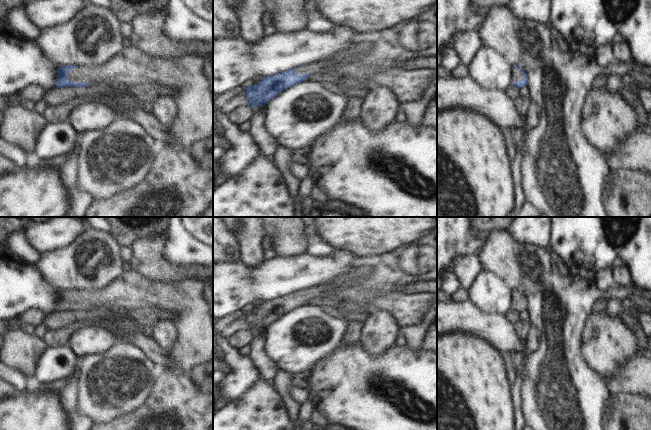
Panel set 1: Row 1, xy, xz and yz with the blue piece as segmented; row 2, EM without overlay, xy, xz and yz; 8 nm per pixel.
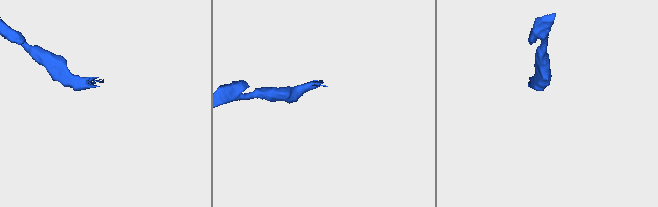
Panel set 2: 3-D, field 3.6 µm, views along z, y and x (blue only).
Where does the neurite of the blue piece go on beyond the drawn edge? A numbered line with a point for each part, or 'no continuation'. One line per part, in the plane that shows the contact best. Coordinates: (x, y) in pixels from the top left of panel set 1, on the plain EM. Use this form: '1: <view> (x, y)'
1: xy (194, 344).

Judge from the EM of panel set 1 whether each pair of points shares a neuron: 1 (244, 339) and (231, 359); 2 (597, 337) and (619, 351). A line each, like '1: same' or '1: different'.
1: different
2: same

